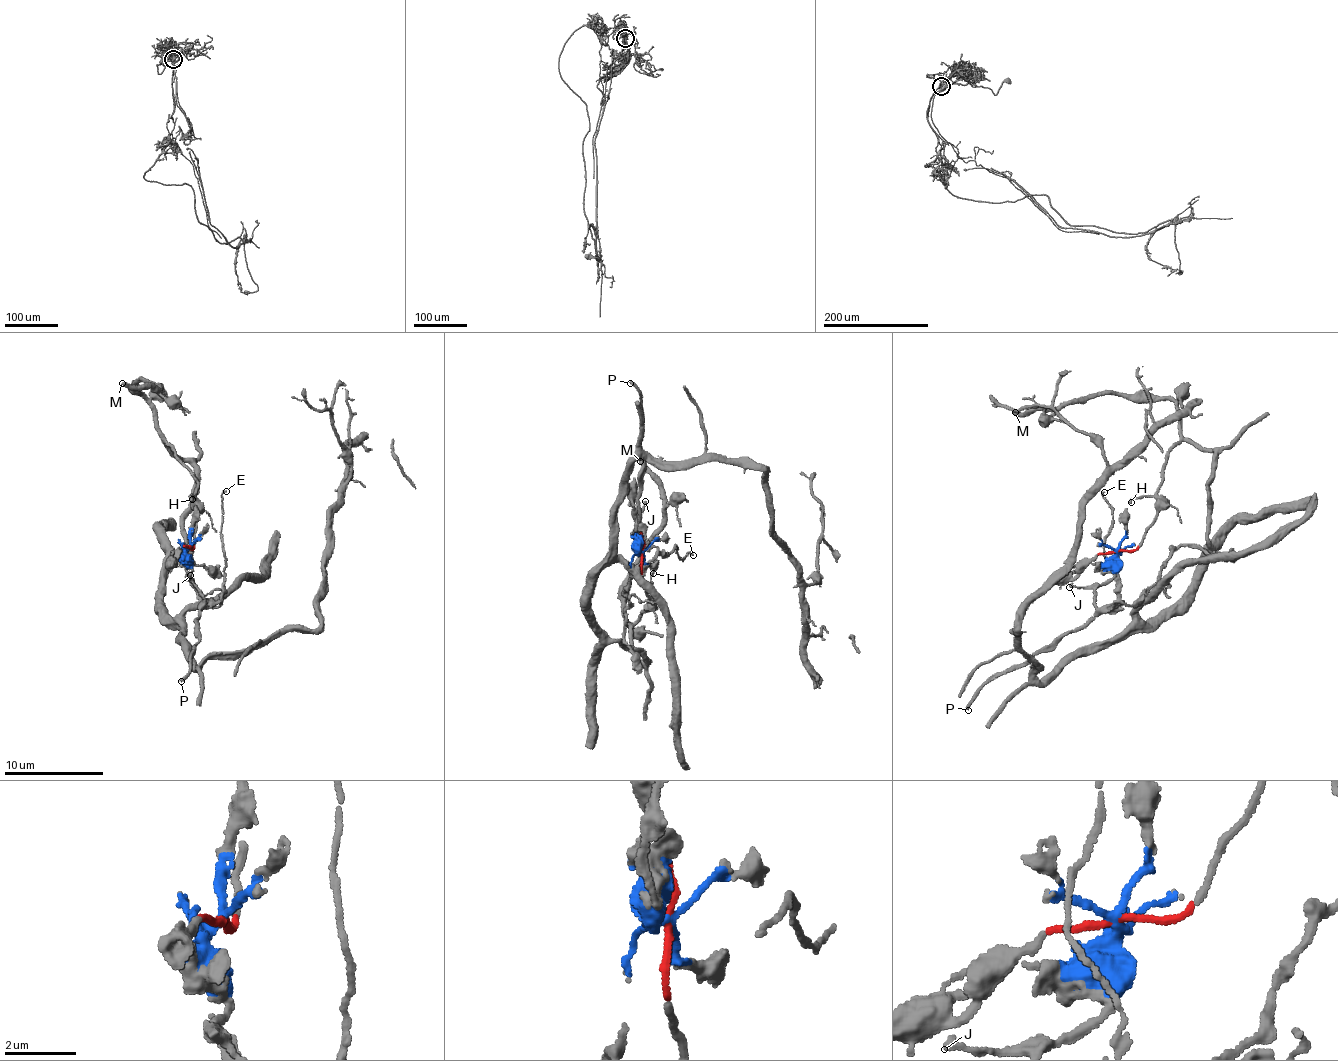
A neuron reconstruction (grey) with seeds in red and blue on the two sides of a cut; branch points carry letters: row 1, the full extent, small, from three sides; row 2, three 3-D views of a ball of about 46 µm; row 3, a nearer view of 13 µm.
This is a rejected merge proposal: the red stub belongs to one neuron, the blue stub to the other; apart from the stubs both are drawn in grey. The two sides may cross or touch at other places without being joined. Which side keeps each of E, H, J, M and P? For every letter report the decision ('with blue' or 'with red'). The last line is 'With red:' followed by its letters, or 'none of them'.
E: with blue
H: with red
J: with blue
M: with red
P: with blue
With red: H, M

